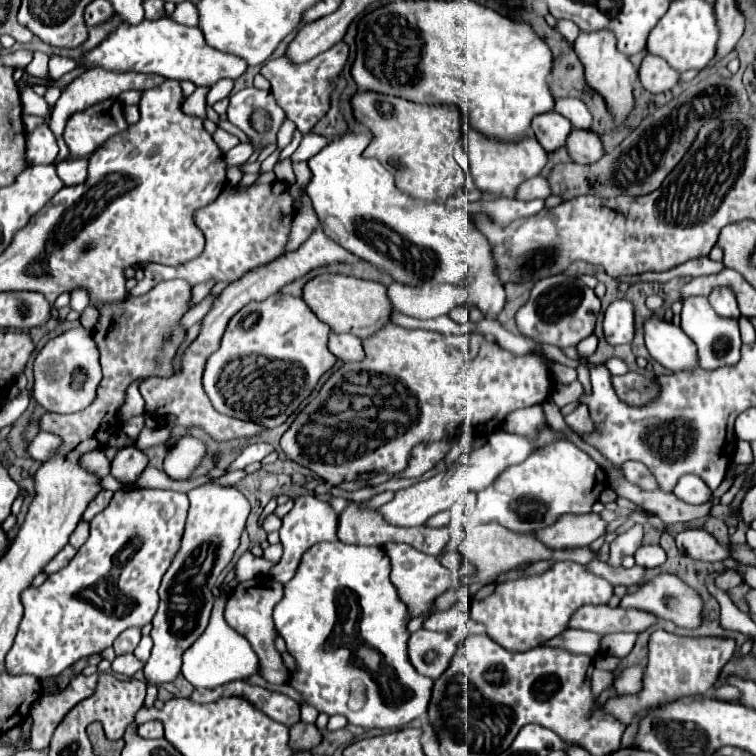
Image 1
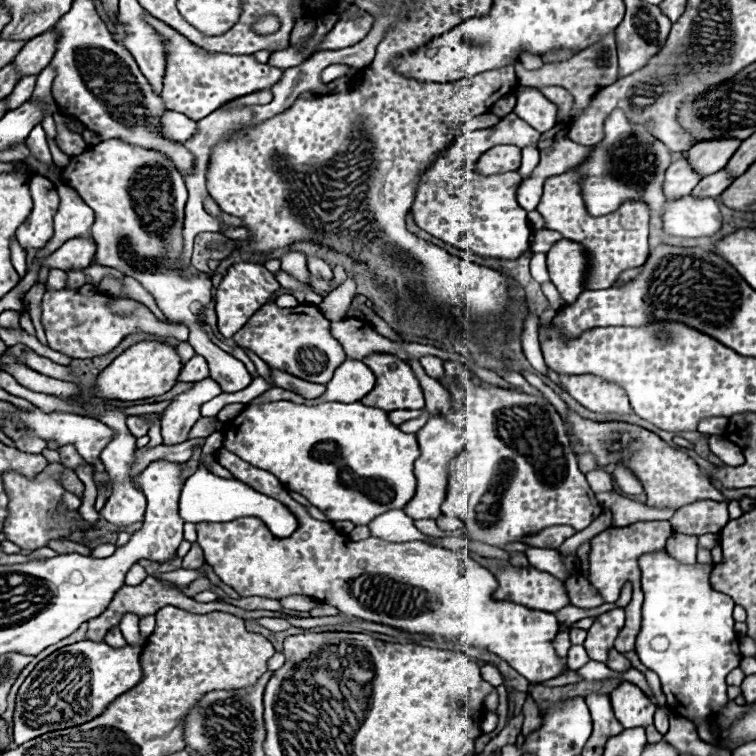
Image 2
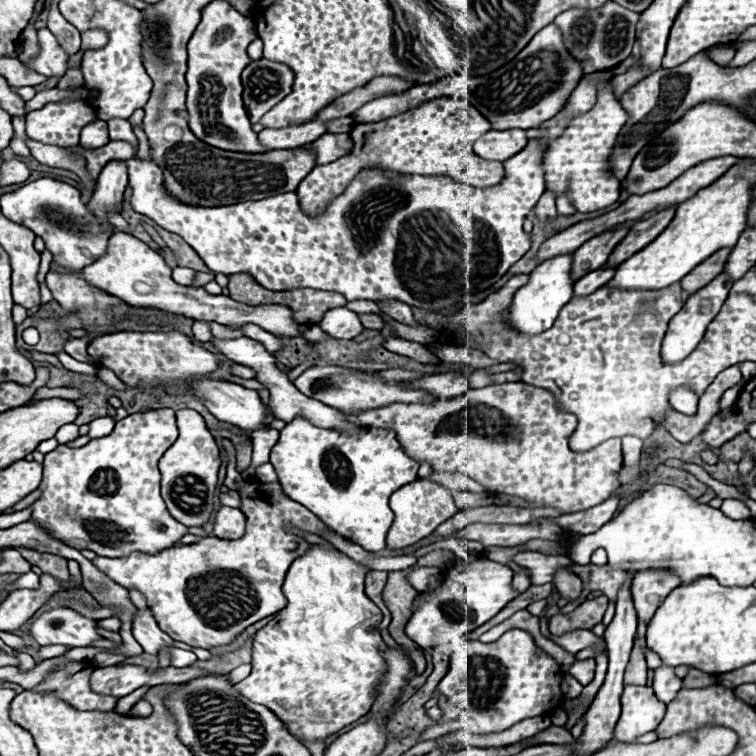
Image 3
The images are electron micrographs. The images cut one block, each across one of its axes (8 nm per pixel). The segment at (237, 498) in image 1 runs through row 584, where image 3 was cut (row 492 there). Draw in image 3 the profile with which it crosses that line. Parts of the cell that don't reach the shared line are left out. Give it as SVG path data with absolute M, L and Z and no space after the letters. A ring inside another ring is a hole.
M190 410L175 412L176 423L180 436L178 440L164 452L160 458L160 472L162 472L162 498L170 510L170 514L186 524L186 526L202 526L208 522L212 514L214 490L218 482L218 468L220 468L220 448L204 424L204 418Z

